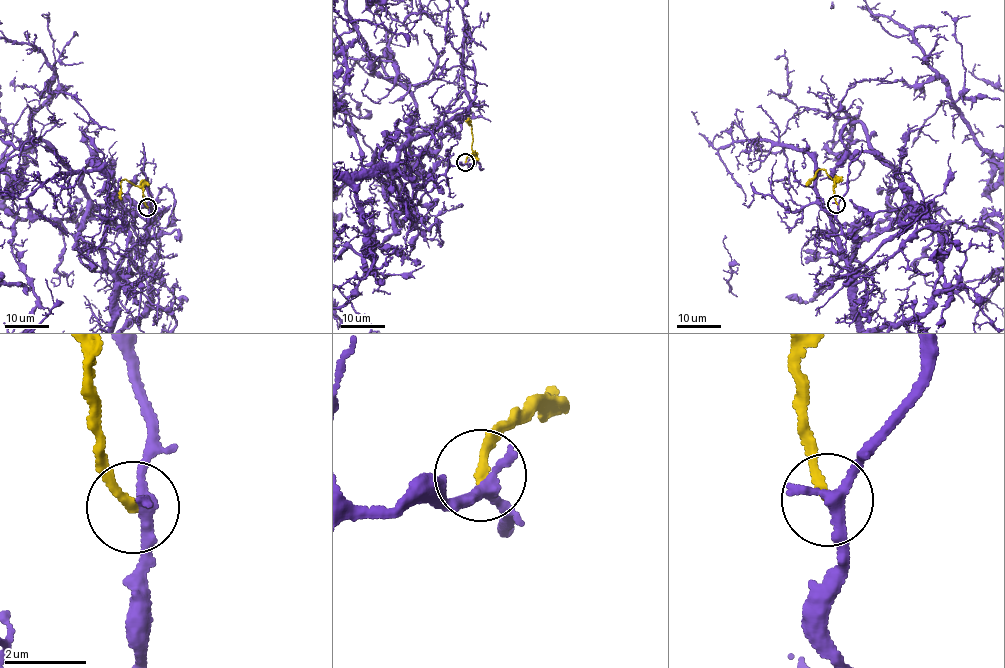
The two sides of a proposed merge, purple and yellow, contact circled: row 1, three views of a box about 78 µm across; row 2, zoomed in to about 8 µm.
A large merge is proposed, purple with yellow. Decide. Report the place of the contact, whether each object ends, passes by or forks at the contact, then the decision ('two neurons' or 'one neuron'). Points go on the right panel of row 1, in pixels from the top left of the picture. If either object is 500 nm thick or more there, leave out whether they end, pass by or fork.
(836, 204) | purple passes by | yellow ends | two neurons

